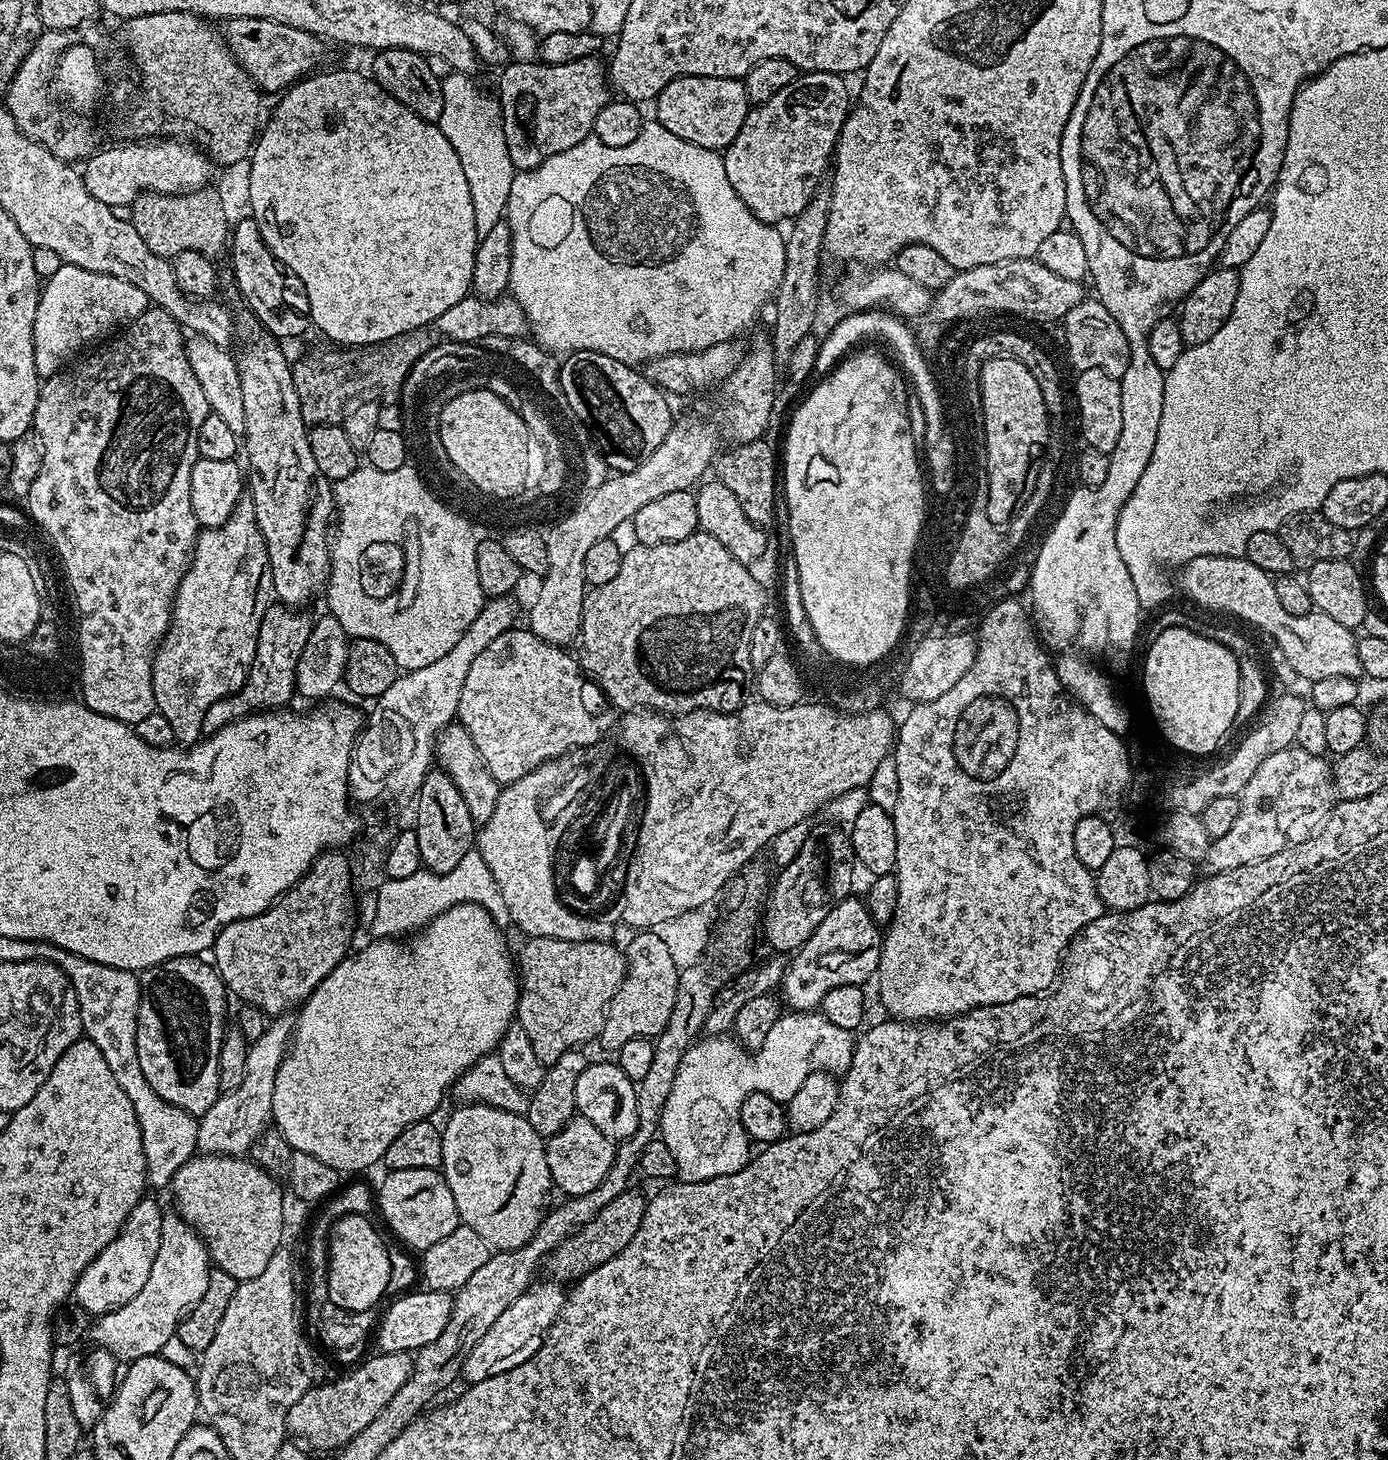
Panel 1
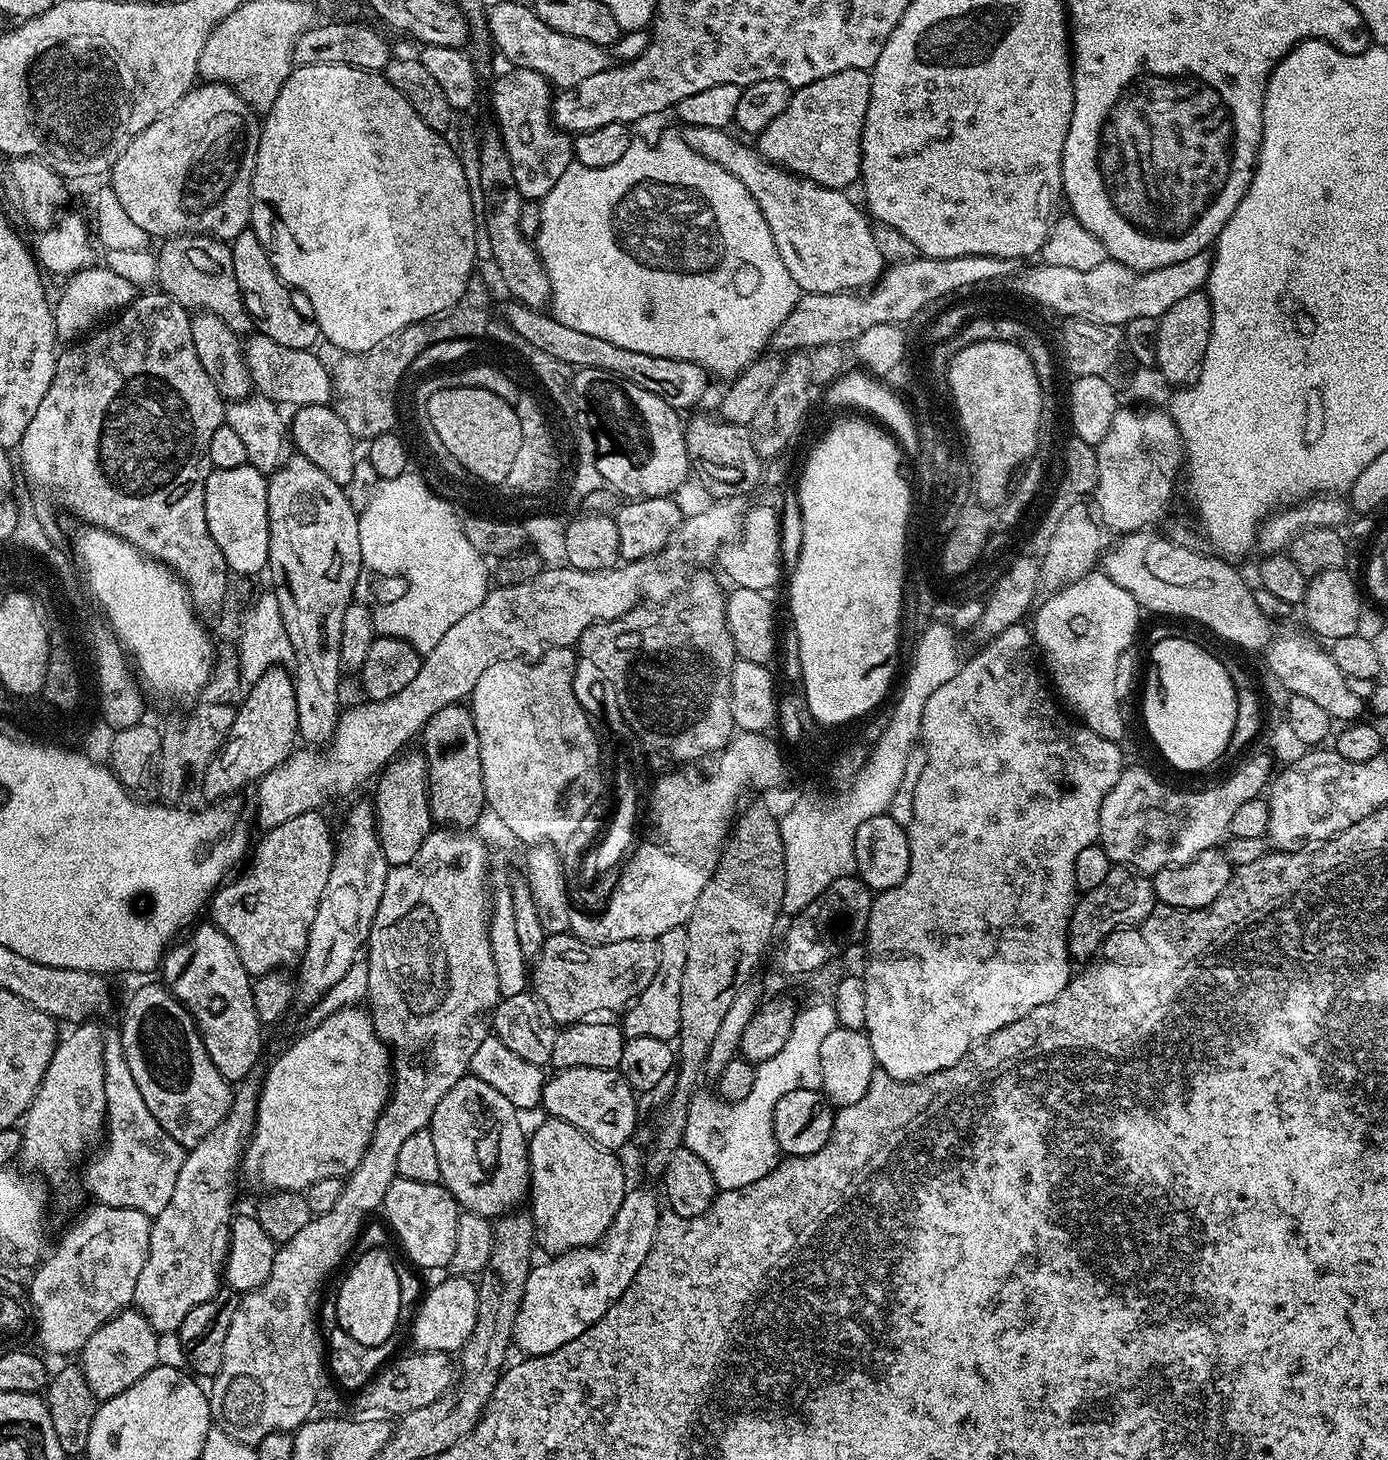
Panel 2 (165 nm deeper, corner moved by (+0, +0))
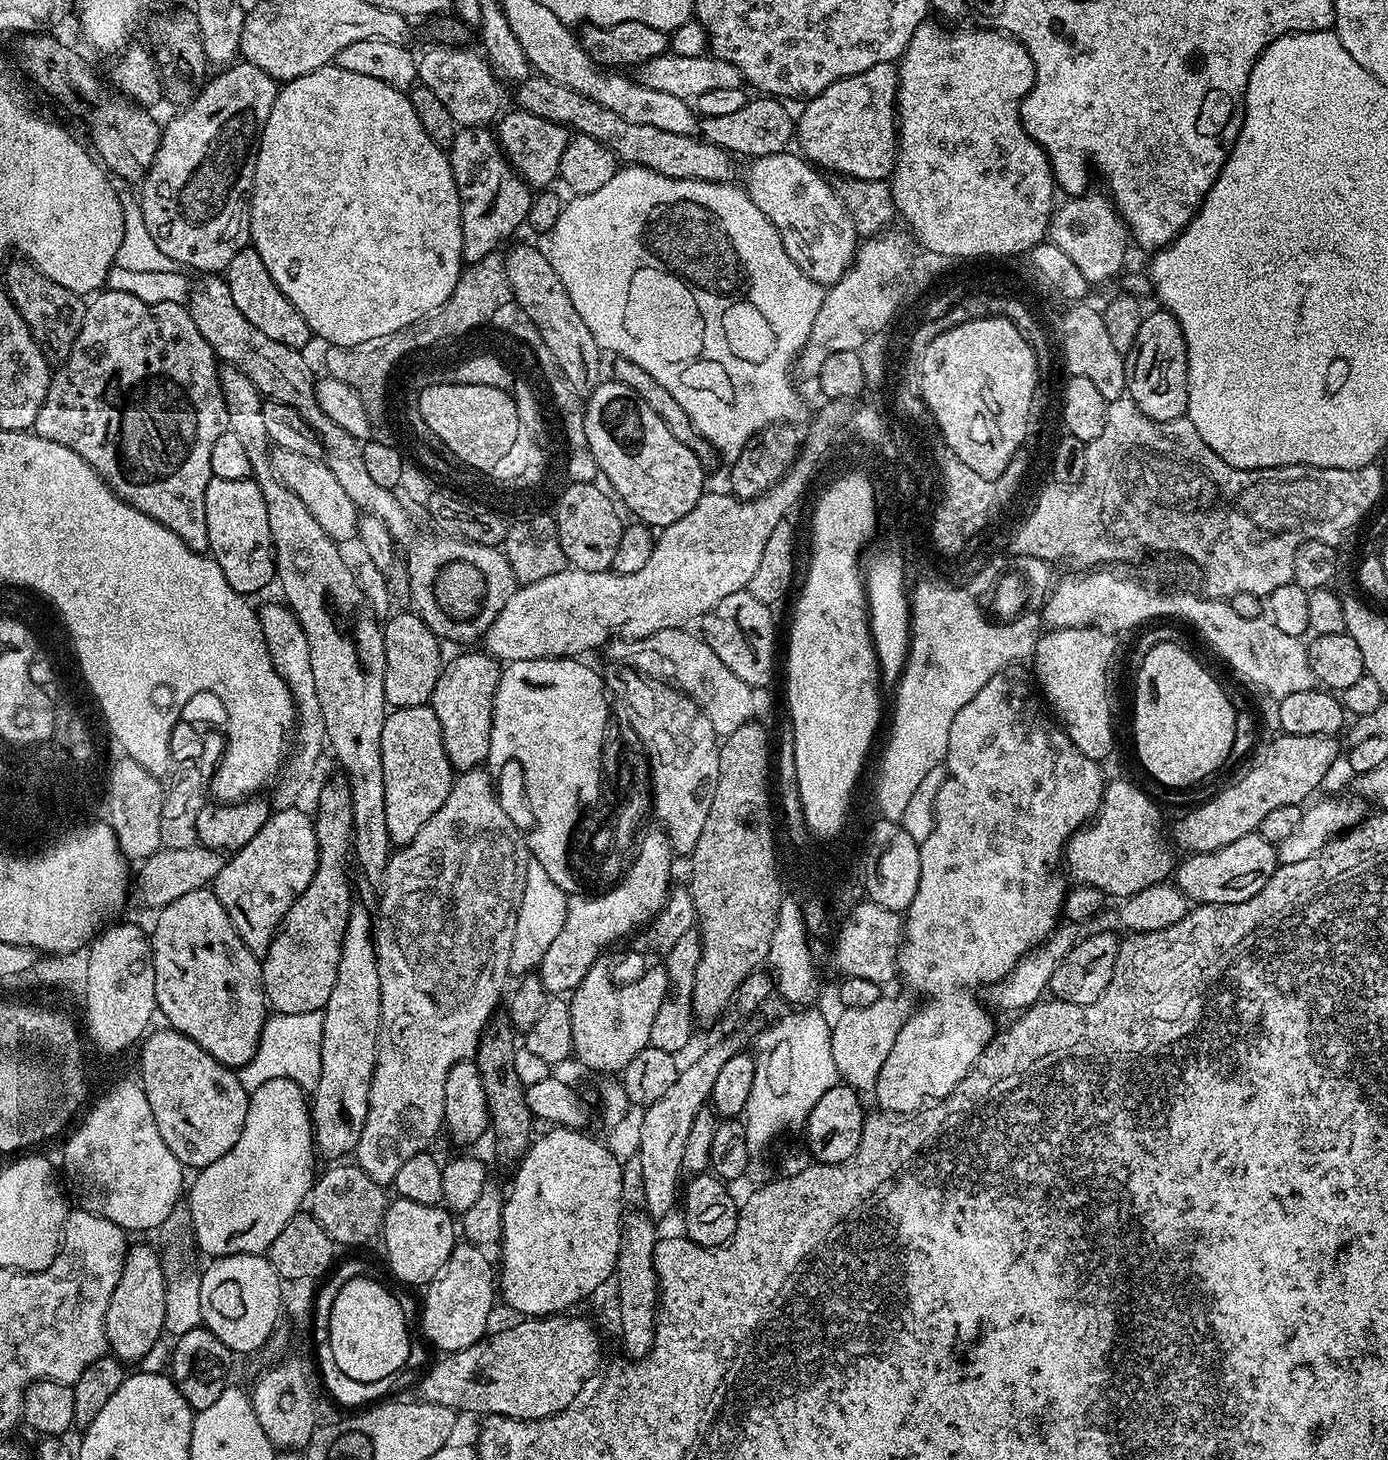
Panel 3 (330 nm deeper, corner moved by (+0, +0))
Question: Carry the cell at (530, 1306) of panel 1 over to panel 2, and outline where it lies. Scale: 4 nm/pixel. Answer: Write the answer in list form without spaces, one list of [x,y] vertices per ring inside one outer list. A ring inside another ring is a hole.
[[[632,1187],[625,1193],[622,1206],[619,1207],[613,1222],[598,1243],[590,1247],[572,1248],[568,1252],[555,1255],[550,1262],[533,1265],[527,1276],[526,1288],[523,1290],[522,1303],[518,1308],[518,1315],[512,1331],[513,1345],[520,1348],[526,1356],[544,1356],[560,1349],[568,1341],[578,1338],[579,1334],[593,1325],[621,1296],[633,1281],[635,1274],[642,1266],[642,1262],[649,1256],[653,1248],[657,1226],[660,1224],[662,1204],[659,1193],[650,1188]]]

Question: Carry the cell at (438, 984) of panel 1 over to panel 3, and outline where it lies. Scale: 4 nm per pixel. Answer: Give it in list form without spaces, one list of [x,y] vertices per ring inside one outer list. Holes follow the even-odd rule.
[[[285,1076],[262,1082],[262,1086],[249,1095],[246,1126],[242,1126],[238,1142],[234,1142],[234,1146],[230,1146],[230,1150],[226,1150],[218,1162],[210,1162],[210,1166],[199,1169],[195,1173],[196,1181],[193,1184],[191,1181],[187,1189],[186,1207],[195,1247],[201,1248],[208,1258],[267,1253],[274,1238],[286,1230],[286,1222],[297,1216],[303,1209],[300,1207],[305,1207],[308,1193],[312,1191],[318,1175],[316,1160],[318,1145],[314,1139],[310,1100],[305,1089],[299,1088]]]

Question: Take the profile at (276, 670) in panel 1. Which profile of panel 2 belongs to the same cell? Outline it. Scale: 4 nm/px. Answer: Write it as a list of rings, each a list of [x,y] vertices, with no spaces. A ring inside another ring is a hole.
[[[284,666],[270,668],[257,681],[252,682],[248,690],[248,697],[239,701],[232,728],[220,751],[210,766],[206,766],[202,789],[203,799],[208,799],[205,801],[220,802],[247,784],[255,785],[291,756],[297,747],[298,706],[293,673]]]

